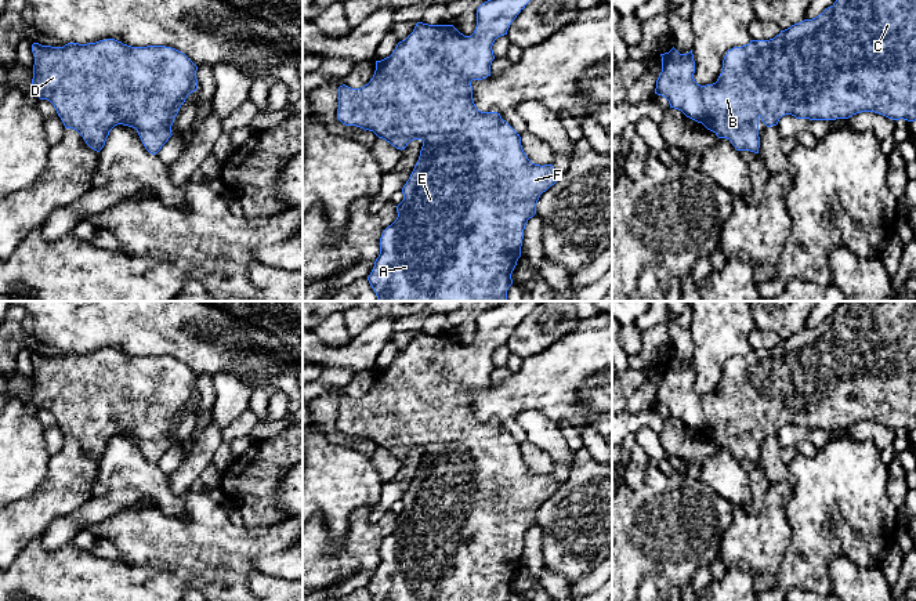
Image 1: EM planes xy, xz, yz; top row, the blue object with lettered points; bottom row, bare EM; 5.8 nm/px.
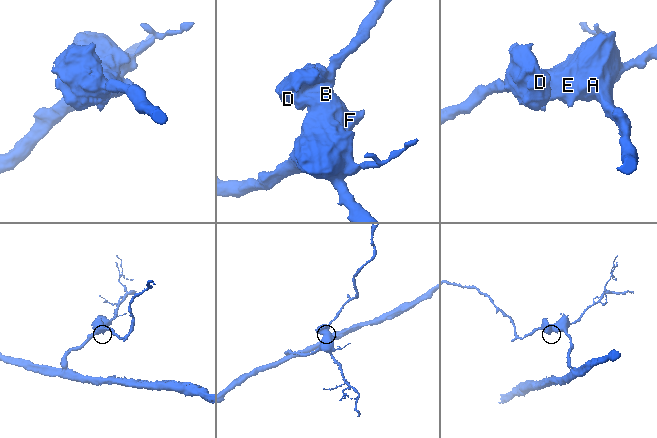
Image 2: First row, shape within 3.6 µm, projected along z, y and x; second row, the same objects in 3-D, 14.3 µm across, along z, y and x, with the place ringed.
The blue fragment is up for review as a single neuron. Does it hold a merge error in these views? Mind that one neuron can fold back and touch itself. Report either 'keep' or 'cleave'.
keep

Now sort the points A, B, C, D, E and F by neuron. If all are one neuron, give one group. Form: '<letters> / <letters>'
A B C D E F

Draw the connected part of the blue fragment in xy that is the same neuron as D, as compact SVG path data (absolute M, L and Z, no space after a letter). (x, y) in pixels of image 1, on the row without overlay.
M105 348L87 354L68 352L64 356L51 356L51 355L41 355L39 352L33 352L32 362L35 366L33 388L32 388L33 401L37 403L40 409L47 409L54 414L65 438L76 439L83 446L86 453L97 461L99 461L104 457L109 441L115 435L123 434L135 438L145 459L149 463L156 464L162 459L162 456L169 450L169 448L173 445L171 435L181 414L185 412L185 409L191 402L198 399L198 388L196 388L198 376L184 362L166 355L131 356L115 348Z

